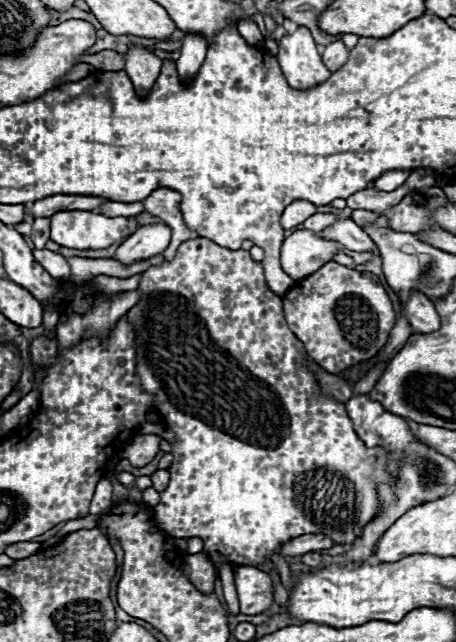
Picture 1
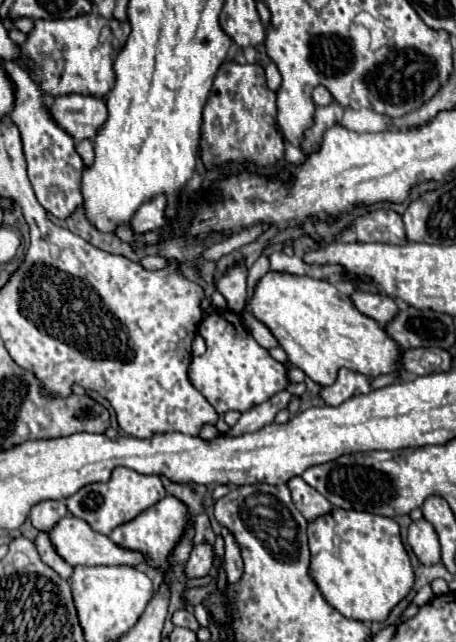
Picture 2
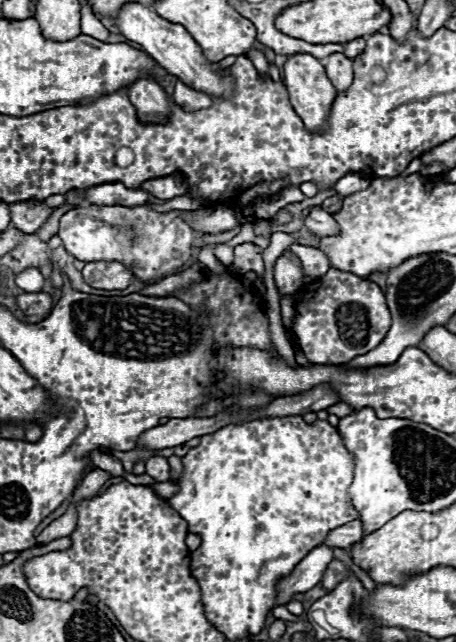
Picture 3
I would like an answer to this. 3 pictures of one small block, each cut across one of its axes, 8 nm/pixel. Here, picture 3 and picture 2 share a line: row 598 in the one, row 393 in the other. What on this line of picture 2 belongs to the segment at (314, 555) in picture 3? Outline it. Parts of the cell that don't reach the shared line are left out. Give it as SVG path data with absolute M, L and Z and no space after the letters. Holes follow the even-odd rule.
M282 390L278 392L276 396L272 396L270 400L266 400L264 404L260 406L254 406L246 412L242 412L240 420L236 426L232 426L226 434L228 436L242 436L242 434L248 434L248 432L256 432L260 430L264 424L272 424L274 422L274 416L288 406L292 394L288 390Z

